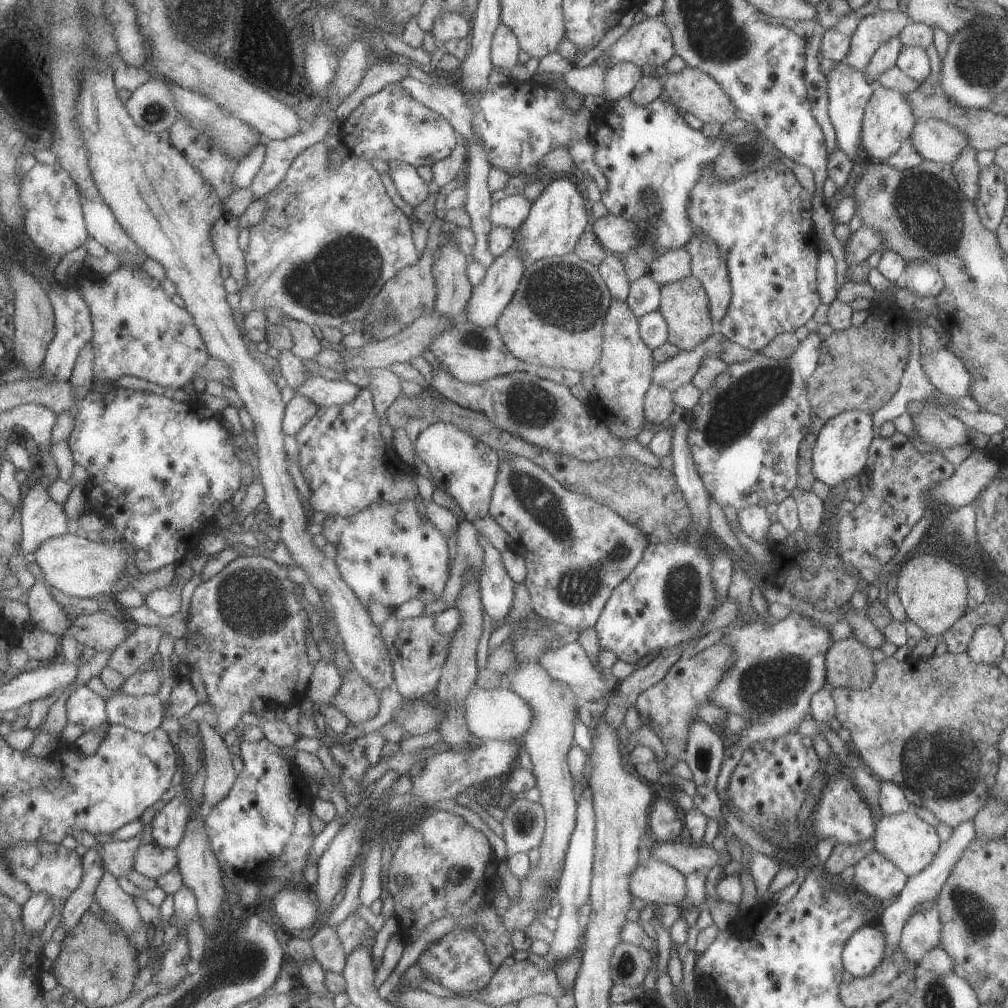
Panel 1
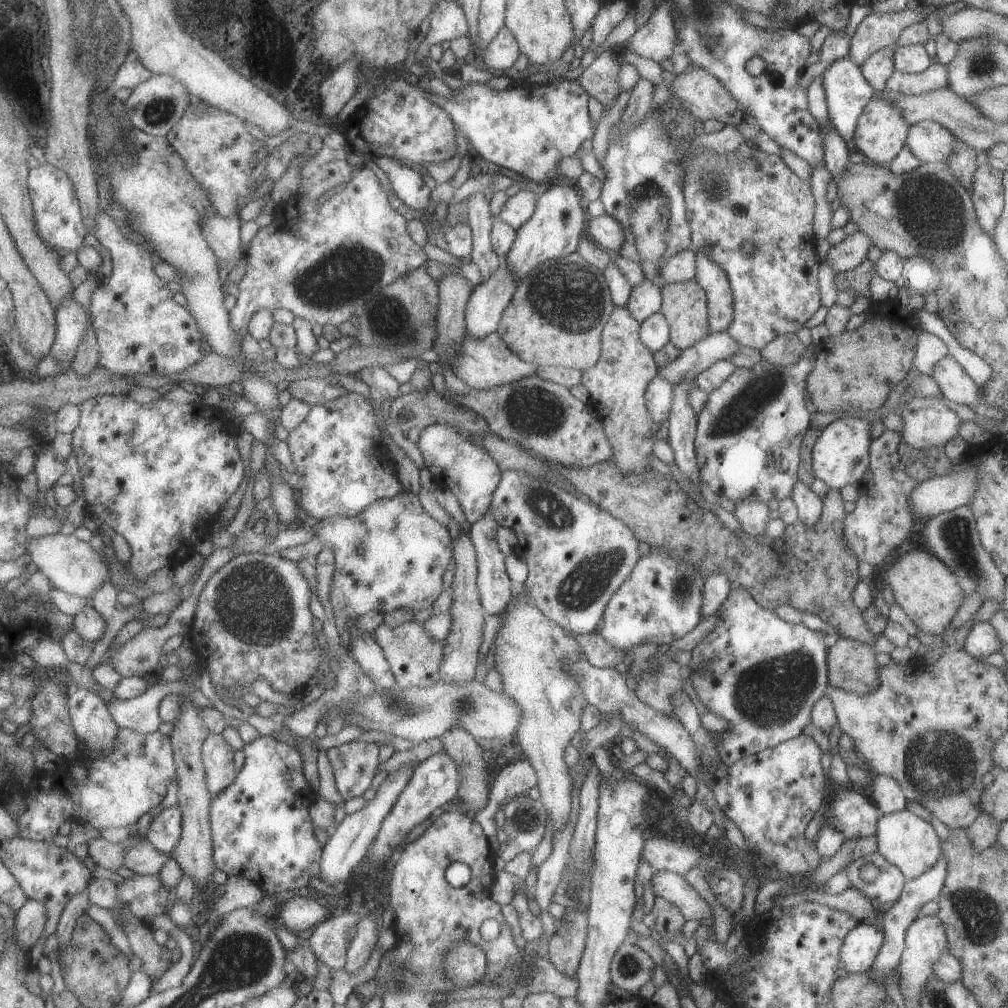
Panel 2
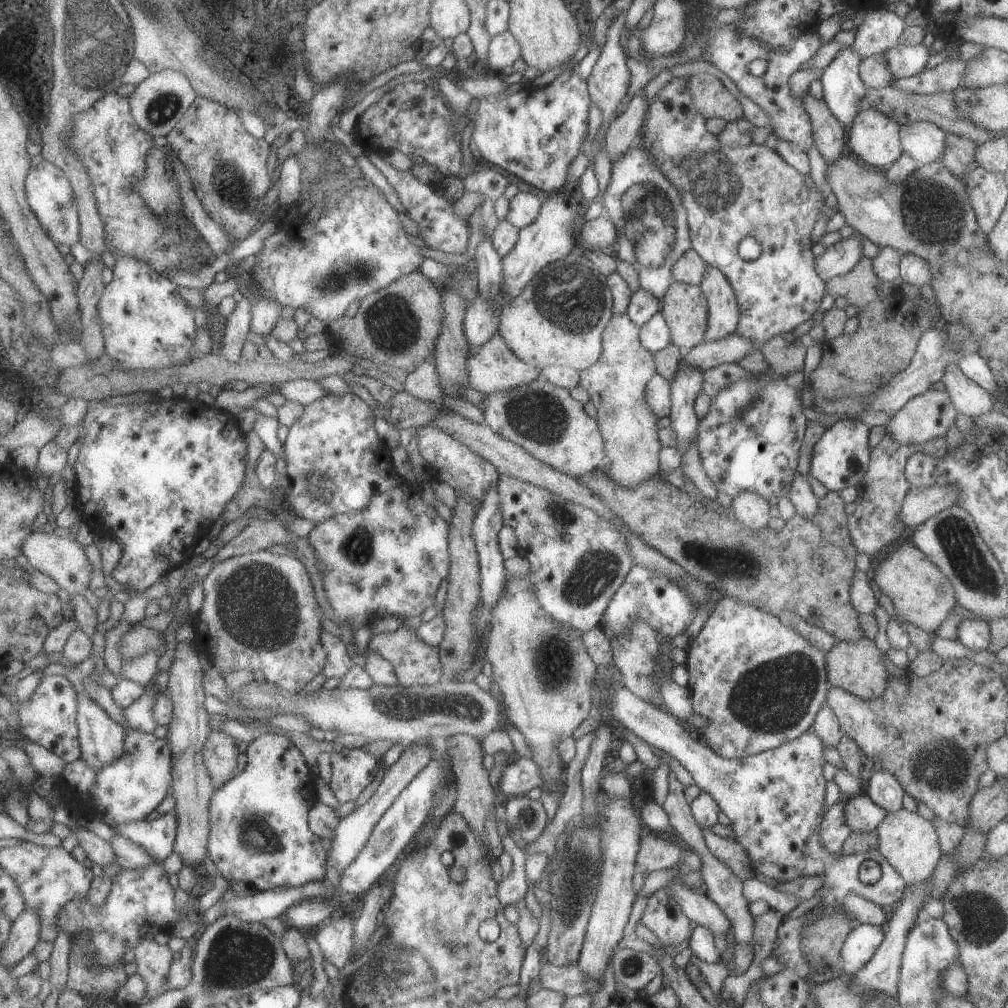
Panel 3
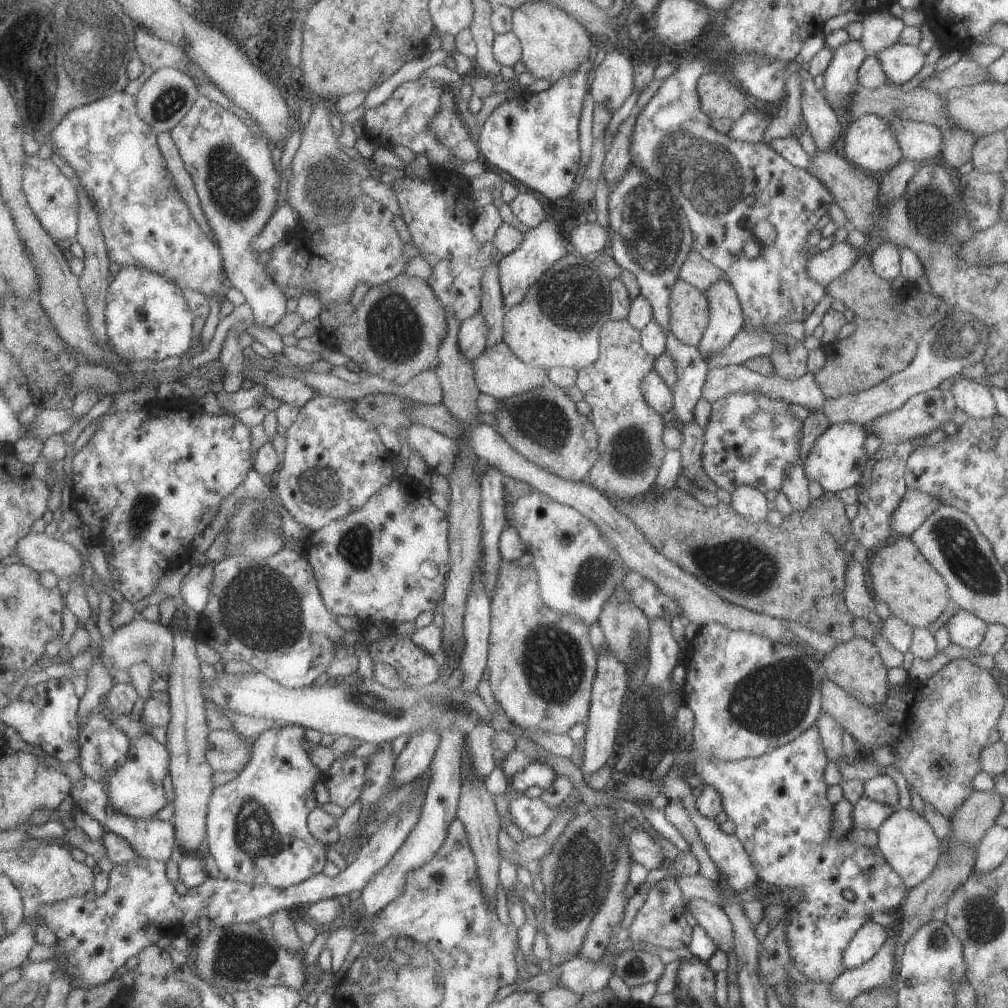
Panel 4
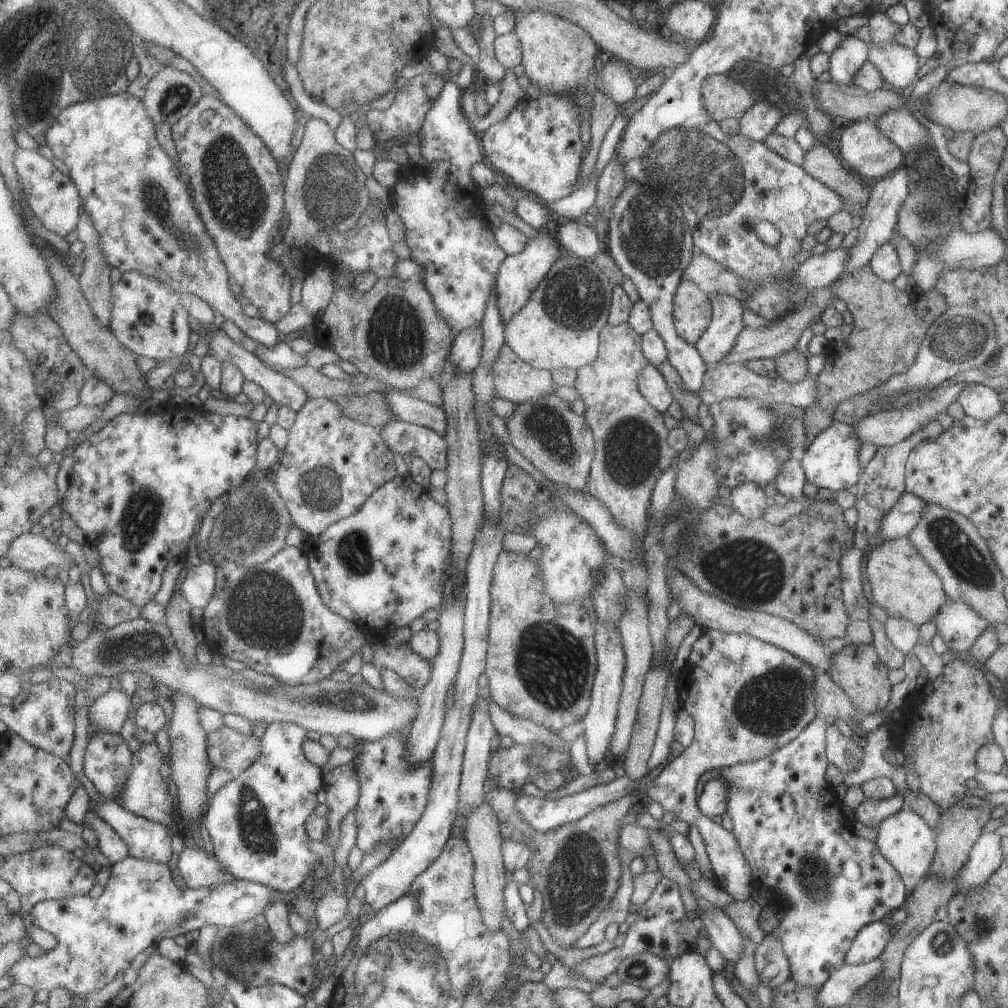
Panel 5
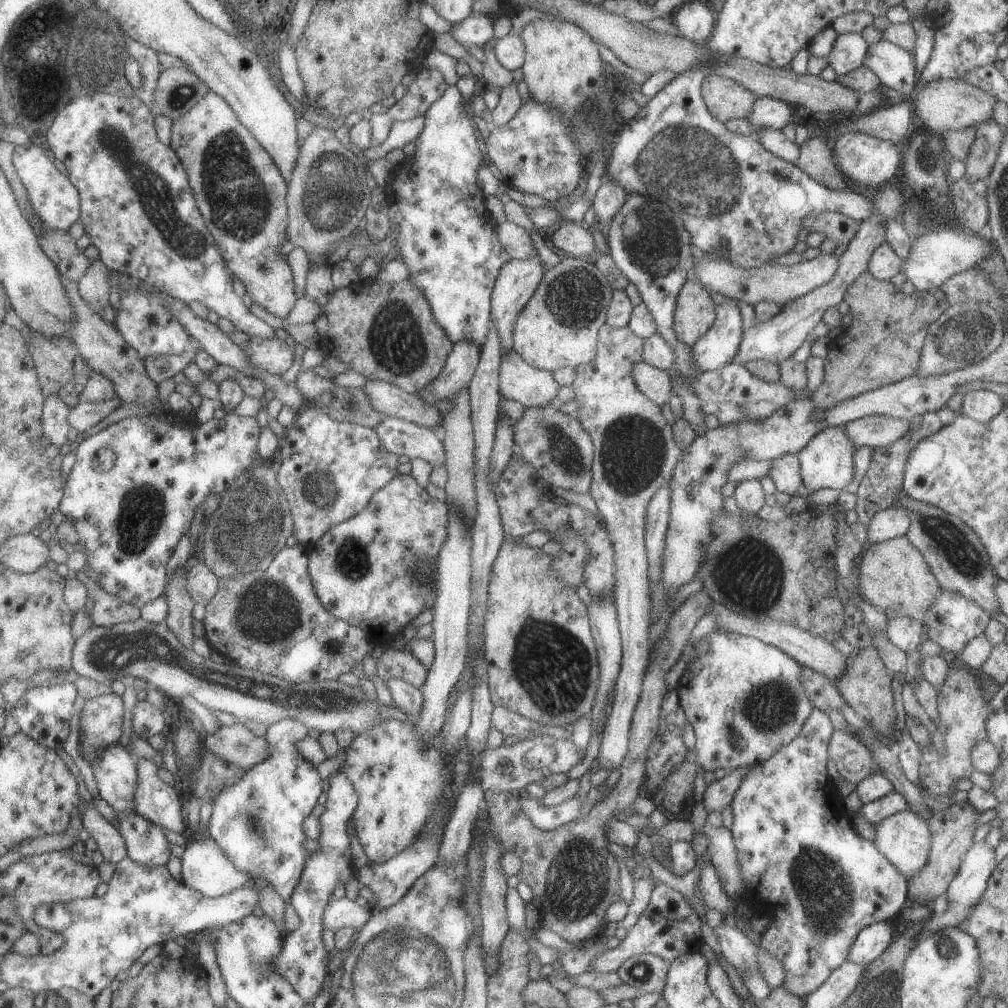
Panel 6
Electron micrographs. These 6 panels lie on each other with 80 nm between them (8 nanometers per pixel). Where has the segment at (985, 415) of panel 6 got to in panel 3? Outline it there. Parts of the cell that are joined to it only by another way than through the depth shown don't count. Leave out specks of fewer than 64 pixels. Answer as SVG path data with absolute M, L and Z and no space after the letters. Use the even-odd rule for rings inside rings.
M947 365L941 382L958 413L976 418L989 412L994 404L992 396L961 373L957 365Z

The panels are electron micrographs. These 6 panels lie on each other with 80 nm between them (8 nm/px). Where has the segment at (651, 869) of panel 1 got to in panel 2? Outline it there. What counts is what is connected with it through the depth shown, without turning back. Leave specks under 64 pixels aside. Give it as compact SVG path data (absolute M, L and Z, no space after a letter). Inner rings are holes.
M653 871L650 891L674 904L685 920L711 920L711 907L680 874Z

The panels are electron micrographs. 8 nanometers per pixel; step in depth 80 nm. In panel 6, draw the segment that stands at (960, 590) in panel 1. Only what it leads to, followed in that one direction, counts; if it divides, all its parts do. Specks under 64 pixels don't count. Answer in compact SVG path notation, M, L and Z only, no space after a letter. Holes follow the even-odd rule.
M905 535L872 543L863 550L858 569L858 594L879 611L884 612L888 619L909 617L922 622L925 611L941 590L933 574L929 572L930 568L923 555Z

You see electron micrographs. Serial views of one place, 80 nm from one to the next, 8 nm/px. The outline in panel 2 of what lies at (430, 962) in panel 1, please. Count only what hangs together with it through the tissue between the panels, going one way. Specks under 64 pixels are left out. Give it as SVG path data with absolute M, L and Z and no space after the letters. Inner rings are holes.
M458 941L454 947L446 951L446 975L461 991L479 983L478 980L483 976L485 965L484 952L470 942Z

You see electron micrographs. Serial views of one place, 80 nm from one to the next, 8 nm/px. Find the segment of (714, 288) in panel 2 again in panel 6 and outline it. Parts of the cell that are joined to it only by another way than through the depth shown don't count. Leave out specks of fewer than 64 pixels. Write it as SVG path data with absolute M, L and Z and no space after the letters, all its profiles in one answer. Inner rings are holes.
M730 299L721 305L714 305L714 309L716 315L711 328L690 346L692 364L696 367L698 366L698 370L701 373L703 371L712 371L731 363L742 339L742 321L734 300Z

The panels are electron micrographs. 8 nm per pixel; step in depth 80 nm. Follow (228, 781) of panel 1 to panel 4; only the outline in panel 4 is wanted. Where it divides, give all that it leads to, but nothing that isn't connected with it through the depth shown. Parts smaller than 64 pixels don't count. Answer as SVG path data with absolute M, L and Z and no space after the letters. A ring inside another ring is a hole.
M217 728L207 735L205 758L213 772L238 773L250 761L252 746L247 740L229 729Z

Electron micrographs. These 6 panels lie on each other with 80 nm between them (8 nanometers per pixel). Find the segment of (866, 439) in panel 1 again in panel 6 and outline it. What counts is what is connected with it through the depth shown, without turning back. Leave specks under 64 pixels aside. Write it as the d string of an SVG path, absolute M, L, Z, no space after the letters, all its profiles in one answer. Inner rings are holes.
M827 427L820 430L809 442L796 452L799 463L801 482L810 492L815 492L819 488L836 488L843 490L853 476L853 445L845 436L845 431L841 427Z

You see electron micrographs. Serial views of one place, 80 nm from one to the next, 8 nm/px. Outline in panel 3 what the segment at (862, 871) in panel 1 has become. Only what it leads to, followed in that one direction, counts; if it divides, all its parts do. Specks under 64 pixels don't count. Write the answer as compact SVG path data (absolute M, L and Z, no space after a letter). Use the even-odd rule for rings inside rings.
M613 666L597 667L591 698L593 708L607 709L615 721L622 723L624 728L651 748L661 749L678 760L691 774L694 784L713 797L720 811L729 819L734 845L745 850L752 868L761 879L773 885L793 881L797 877L822 875L820 900L810 910L820 917L804 926L798 947L810 967L820 967L825 971L825 978L843 975L839 964L840 950L851 929L859 924L849 913L840 910L838 901L853 891L881 908L893 908L901 902L906 884L878 849L859 851L853 855L841 854L841 851L830 853L819 842L825 806L826 780L822 773L825 752L822 740L814 731L807 730L789 742L756 755L722 759L673 715L665 714L649 701L637 698L622 683L620 672ZM867 859L876 862L881 871L880 878L873 884L861 883L857 877L859 864Z

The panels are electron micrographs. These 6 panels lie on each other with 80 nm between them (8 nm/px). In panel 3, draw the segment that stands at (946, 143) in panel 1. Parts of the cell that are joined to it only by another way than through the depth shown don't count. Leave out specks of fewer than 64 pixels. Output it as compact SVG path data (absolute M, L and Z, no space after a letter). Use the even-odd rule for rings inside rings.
M927 121L900 125L900 146L915 162L926 165L941 160L946 147L945 131Z

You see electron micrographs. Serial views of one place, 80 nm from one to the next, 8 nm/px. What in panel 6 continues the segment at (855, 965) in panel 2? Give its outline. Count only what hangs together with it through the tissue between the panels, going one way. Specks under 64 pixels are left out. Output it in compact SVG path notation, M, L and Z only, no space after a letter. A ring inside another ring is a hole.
M879 921L862 928L855 937L847 961L863 968L868 962L877 958L893 941L893 928L890 921Z

